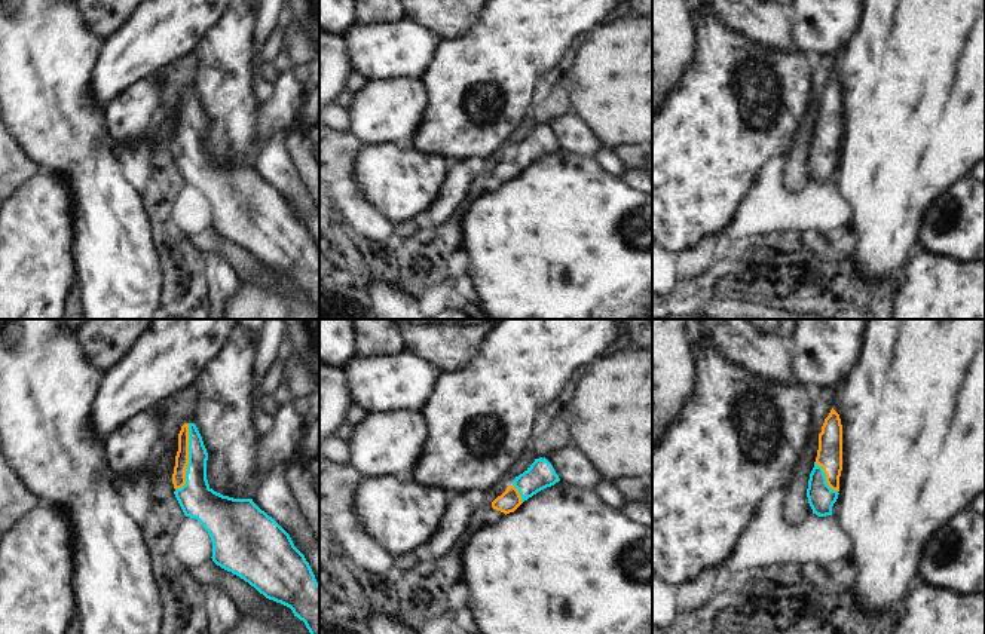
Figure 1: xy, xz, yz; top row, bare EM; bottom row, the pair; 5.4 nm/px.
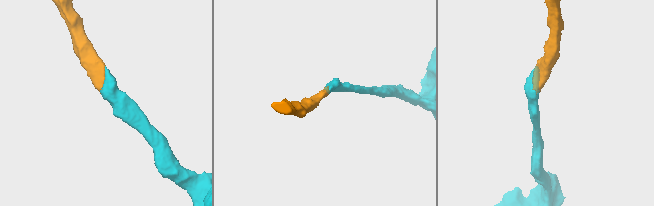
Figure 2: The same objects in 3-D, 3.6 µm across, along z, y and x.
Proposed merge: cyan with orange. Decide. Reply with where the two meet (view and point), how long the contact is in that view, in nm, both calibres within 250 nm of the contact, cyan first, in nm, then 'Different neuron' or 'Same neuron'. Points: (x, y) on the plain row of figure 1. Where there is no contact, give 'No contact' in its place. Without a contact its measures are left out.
Touches cyan at xy (189, 125). Shared border 380 nm. Thickness 190 nm (cyan) against 80 nm. Same neuron.

